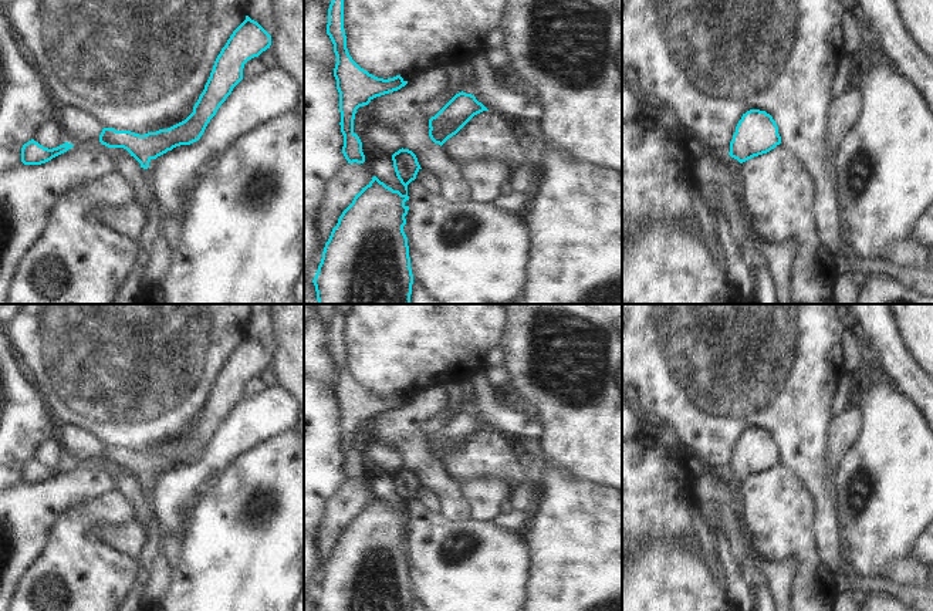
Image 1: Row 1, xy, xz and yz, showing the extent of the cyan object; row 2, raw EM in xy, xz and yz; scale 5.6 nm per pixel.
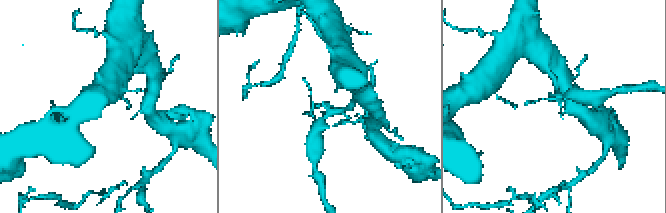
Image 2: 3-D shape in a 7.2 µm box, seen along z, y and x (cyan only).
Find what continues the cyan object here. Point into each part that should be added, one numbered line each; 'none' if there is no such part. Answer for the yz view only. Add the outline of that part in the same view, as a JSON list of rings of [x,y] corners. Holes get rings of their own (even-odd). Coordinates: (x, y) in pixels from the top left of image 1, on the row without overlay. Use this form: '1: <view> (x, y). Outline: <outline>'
1: yz (712, 486). Outline: [[[711,472],[696,479],[693,493],[697,503],[711,500],[720,506],[724,530],[730,541],[733,556],[740,564],[740,570],[744,571],[747,547],[744,543],[744,536],[741,533],[741,526],[731,506],[731,490],[737,483],[740,483],[740,480],[734,476],[731,476],[731,479],[726,482],[723,476]]]

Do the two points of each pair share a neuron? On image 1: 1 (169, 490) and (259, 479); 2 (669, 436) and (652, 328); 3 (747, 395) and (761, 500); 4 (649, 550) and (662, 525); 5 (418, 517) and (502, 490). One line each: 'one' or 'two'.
1: two
2: two
3: two
4: two
5: two

